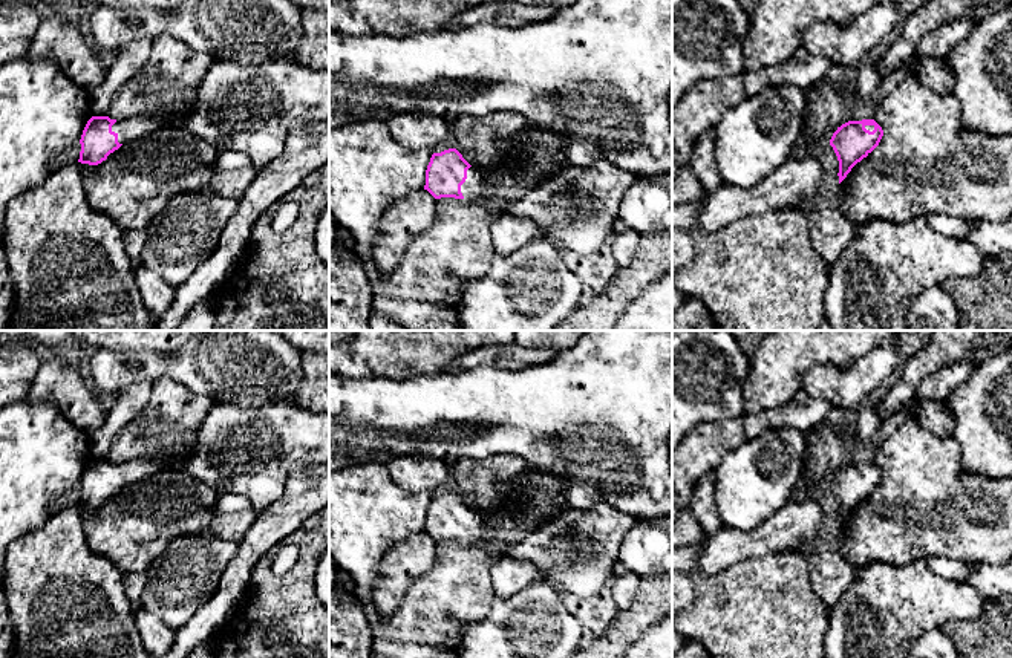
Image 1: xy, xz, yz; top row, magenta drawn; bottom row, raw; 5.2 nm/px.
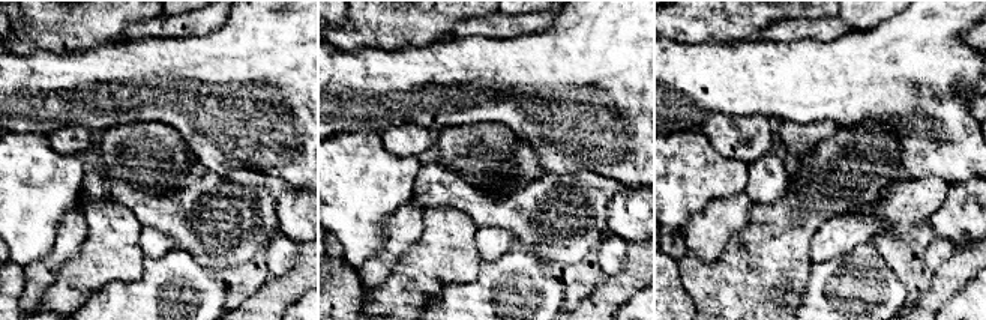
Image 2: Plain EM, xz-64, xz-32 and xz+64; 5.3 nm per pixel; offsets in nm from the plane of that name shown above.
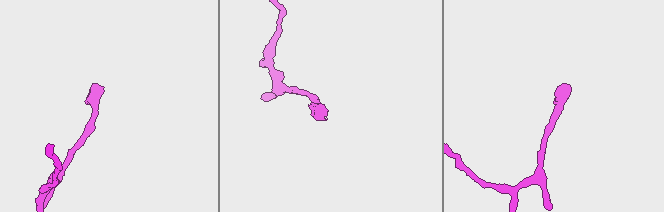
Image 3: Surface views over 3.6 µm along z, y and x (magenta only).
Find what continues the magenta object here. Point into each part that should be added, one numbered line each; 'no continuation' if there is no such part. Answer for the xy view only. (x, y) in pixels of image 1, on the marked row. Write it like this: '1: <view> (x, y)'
1: xy (130, 129)

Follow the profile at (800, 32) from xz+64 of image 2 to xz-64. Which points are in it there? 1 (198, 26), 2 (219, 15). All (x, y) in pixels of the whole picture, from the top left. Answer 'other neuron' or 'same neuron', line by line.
1: same neuron
2: same neuron

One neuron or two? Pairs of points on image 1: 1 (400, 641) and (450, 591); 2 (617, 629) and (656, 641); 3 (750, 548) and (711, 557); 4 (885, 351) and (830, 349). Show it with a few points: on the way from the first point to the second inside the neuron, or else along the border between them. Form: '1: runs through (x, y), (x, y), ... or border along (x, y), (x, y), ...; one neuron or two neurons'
1: runs through (412, 629), (438, 603); one neuron
2: border along (656, 622), (633, 641); two neurons
3: runs through (741, 548), (724, 548), (720, 553); one neuron
4: border along (878, 346), (850, 364), (838, 368); two neurons

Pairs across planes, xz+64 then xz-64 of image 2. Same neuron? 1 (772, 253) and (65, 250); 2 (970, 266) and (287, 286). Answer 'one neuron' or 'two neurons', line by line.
1: two neurons
2: one neuron

